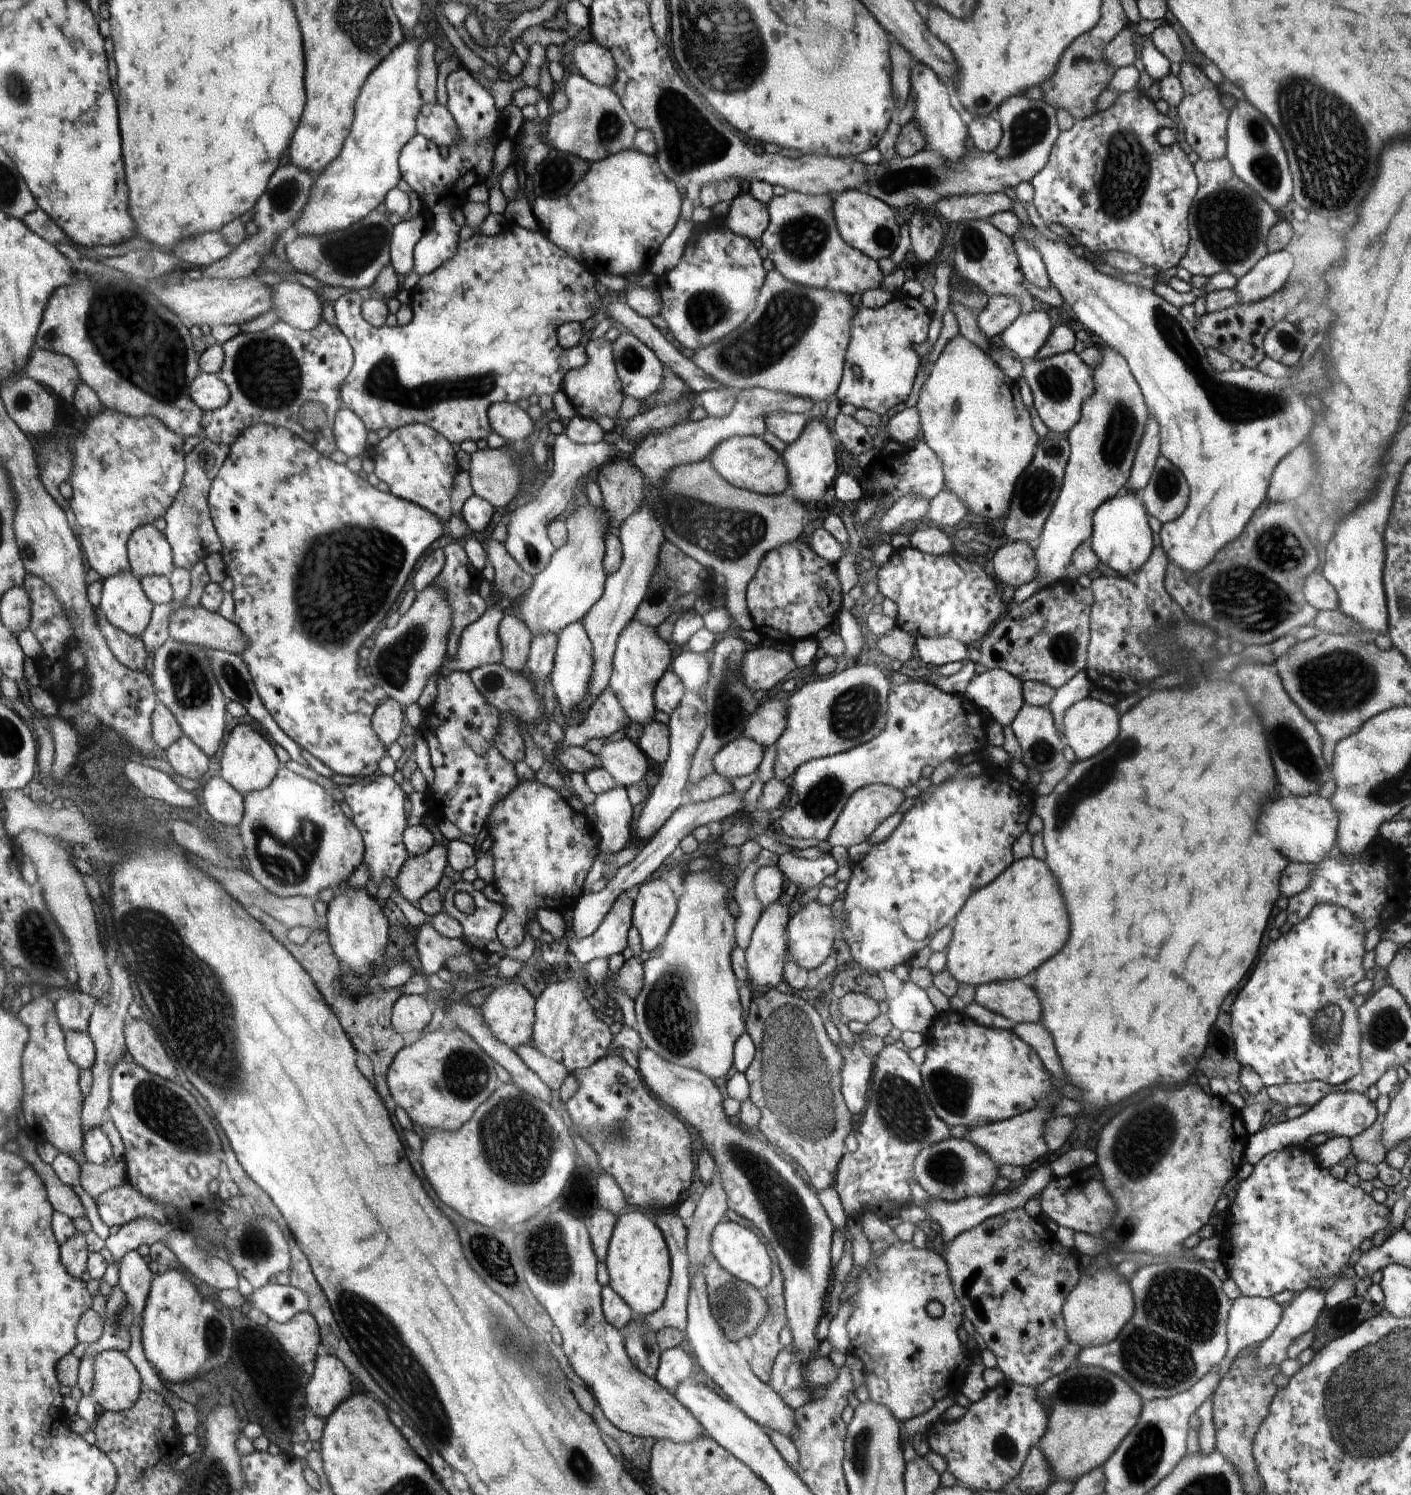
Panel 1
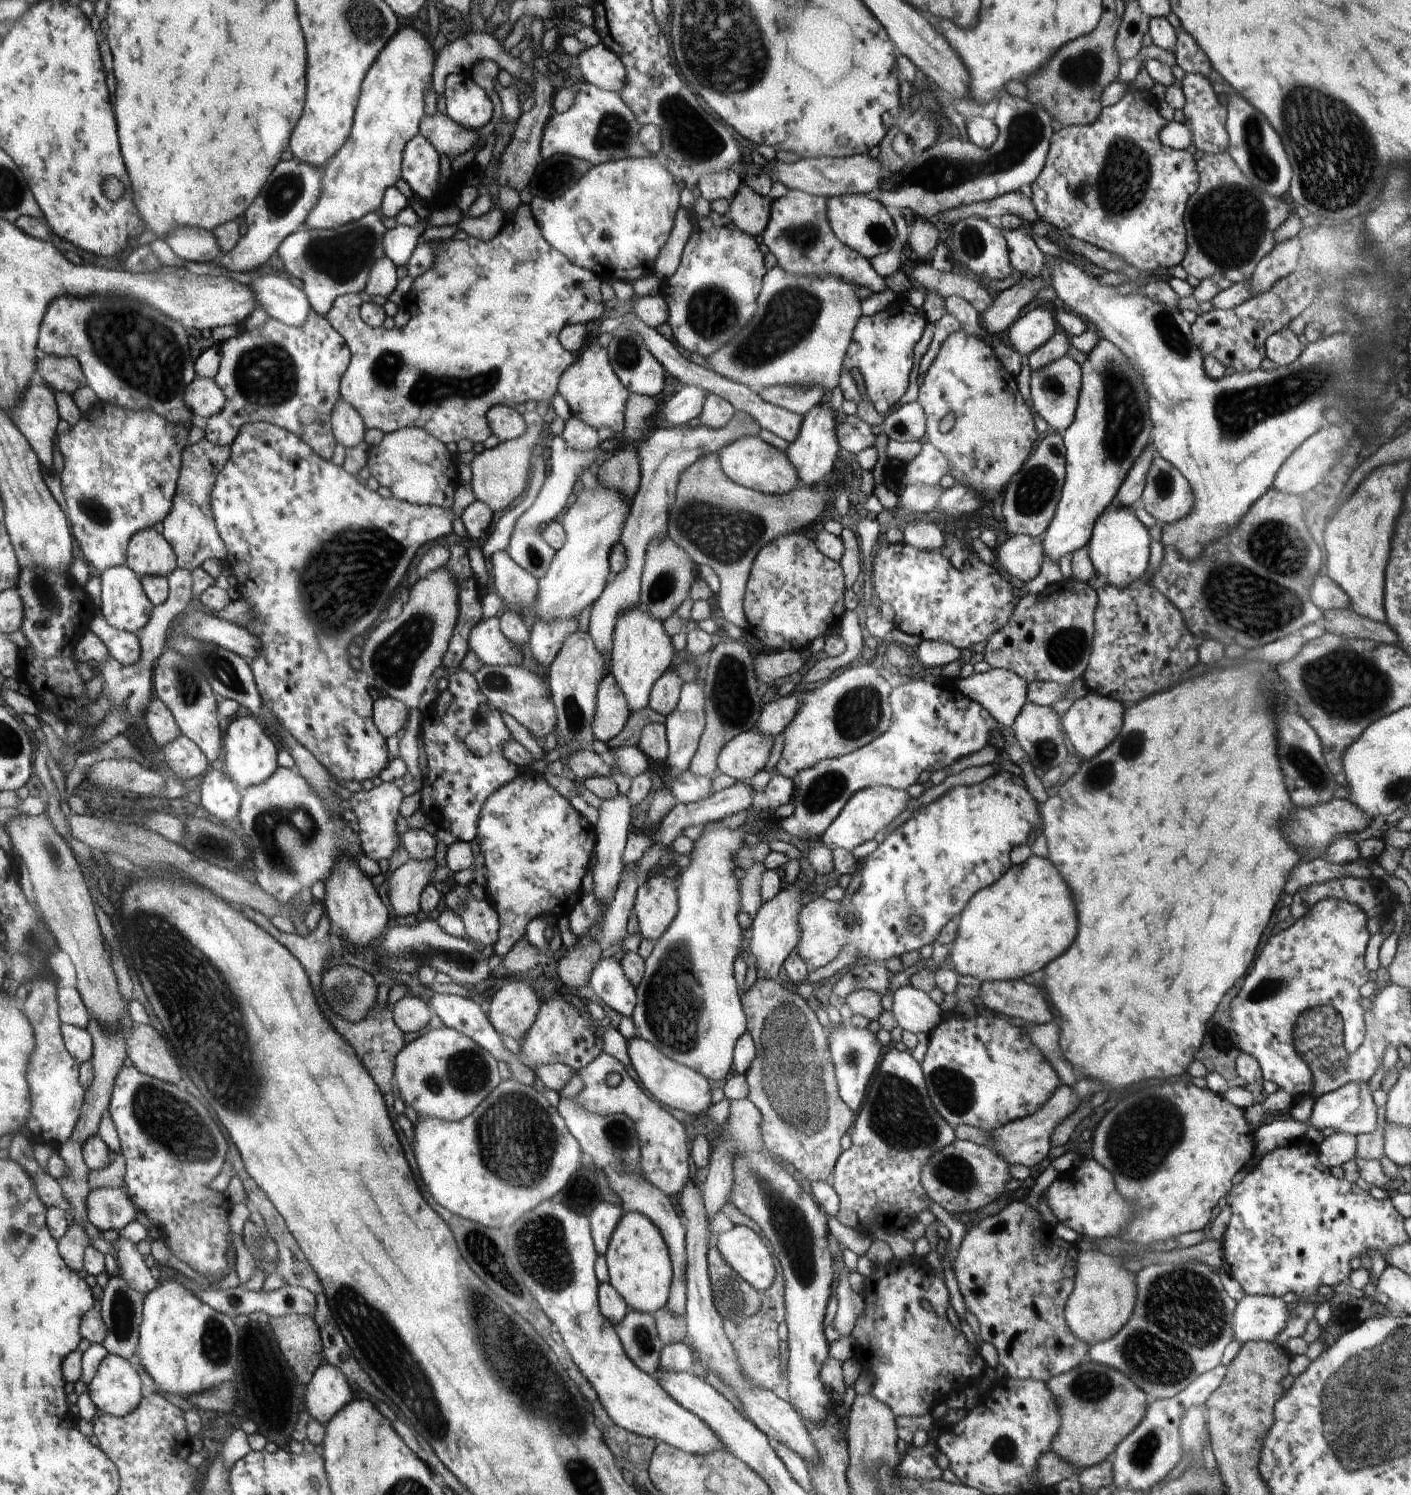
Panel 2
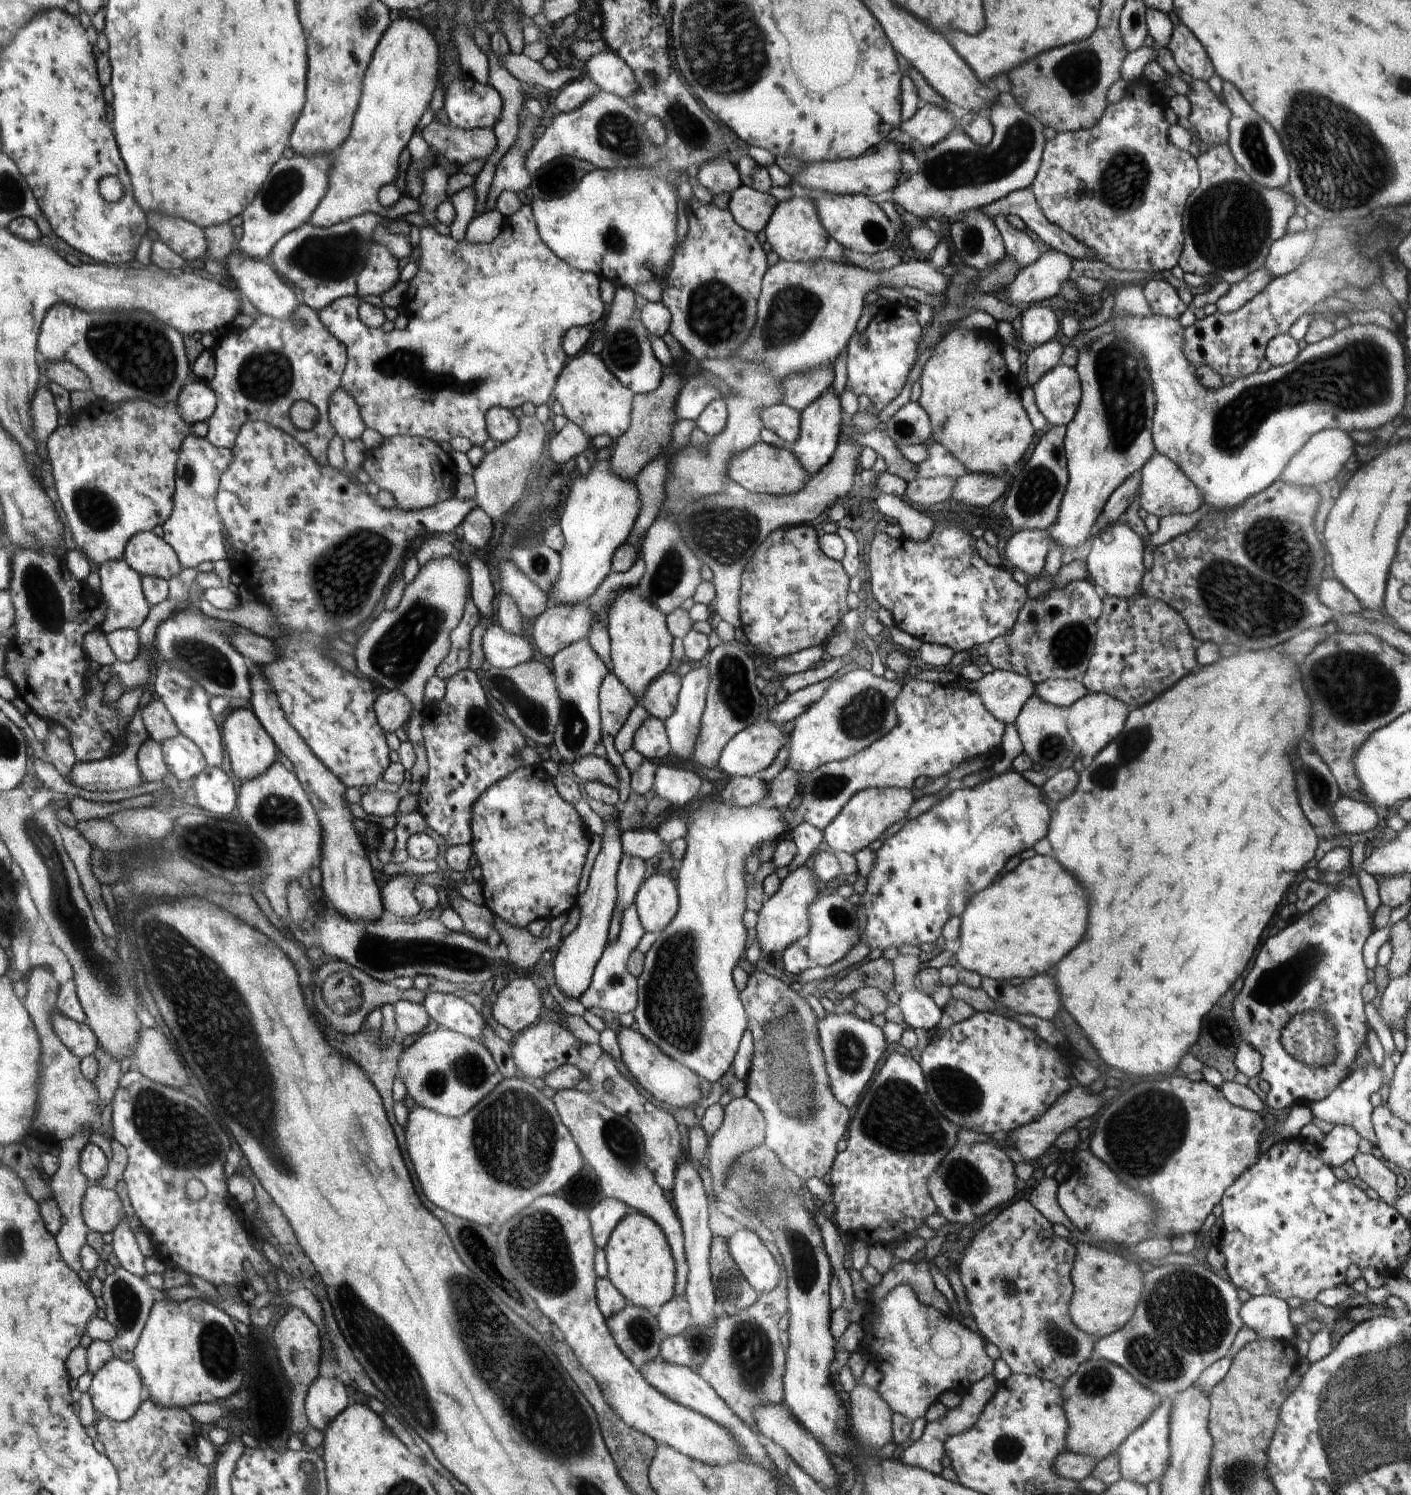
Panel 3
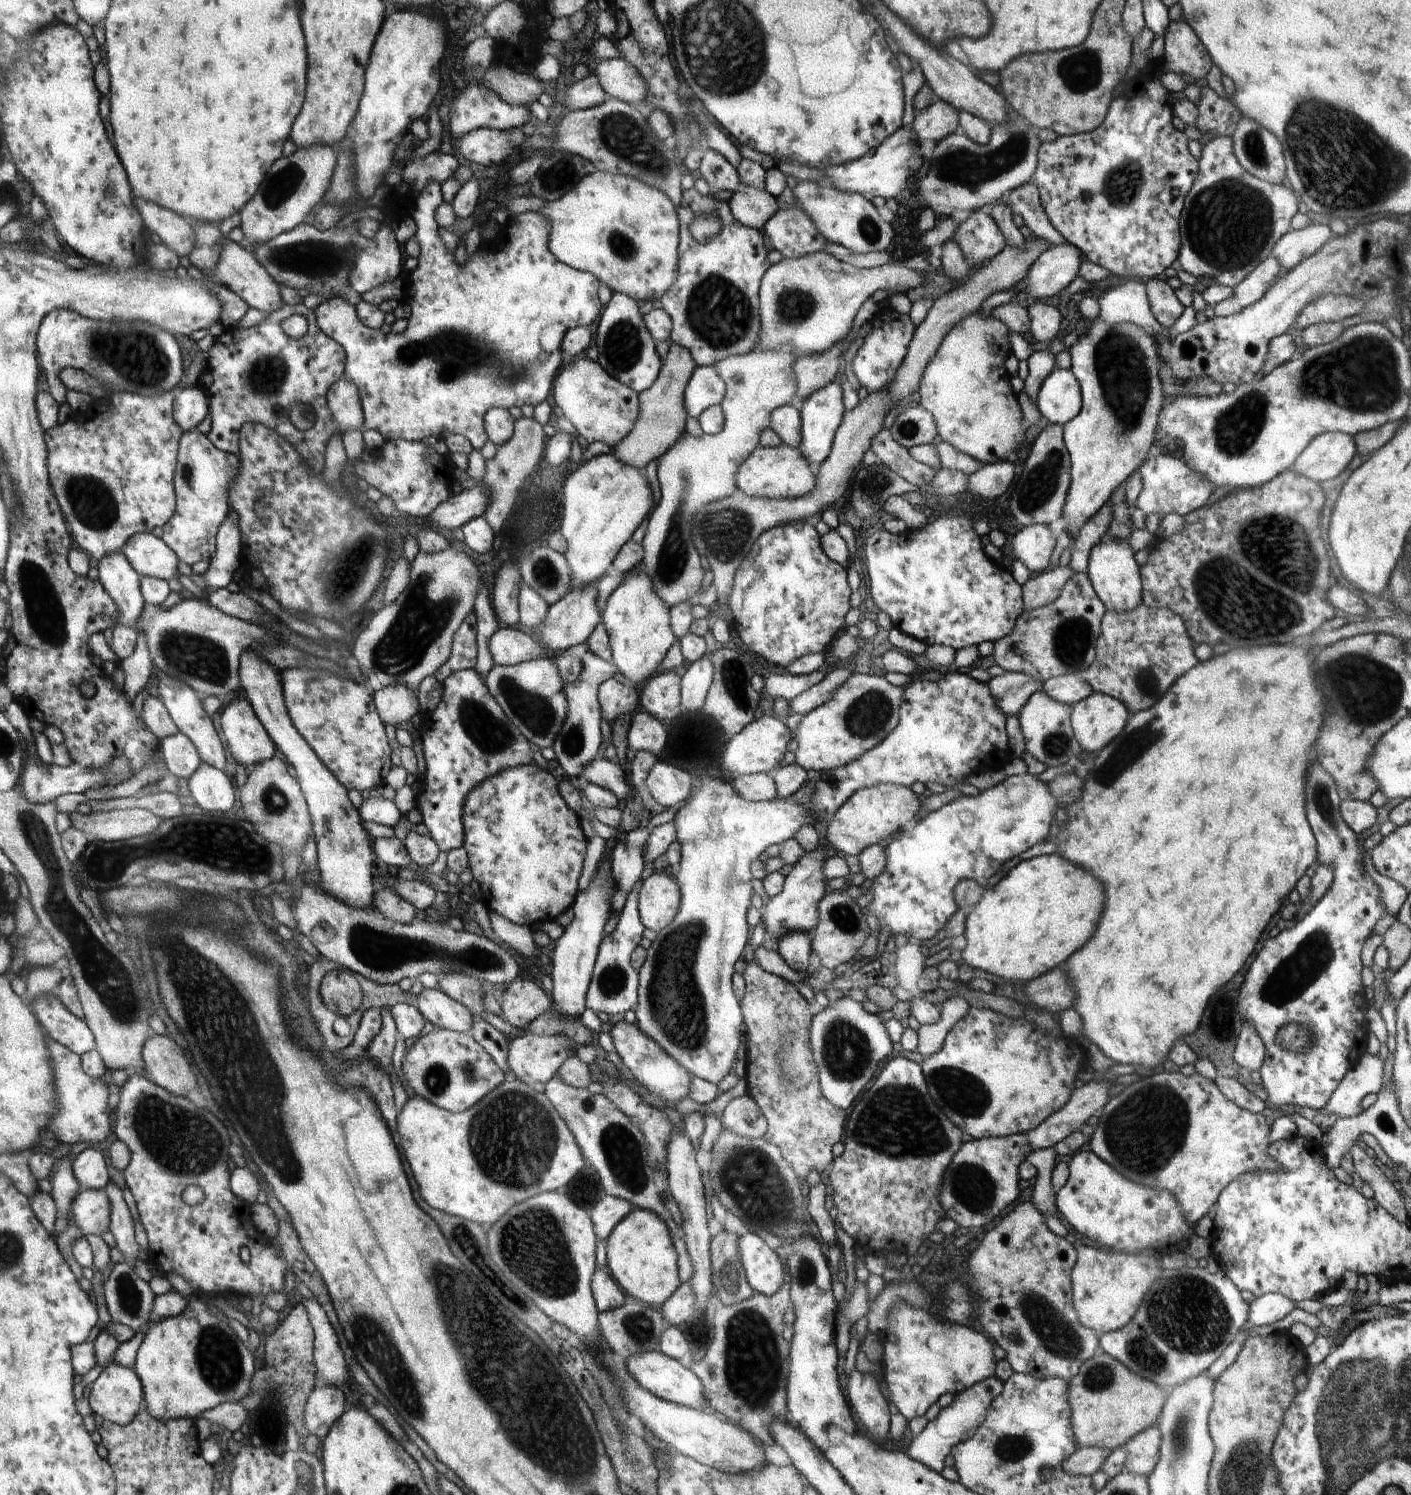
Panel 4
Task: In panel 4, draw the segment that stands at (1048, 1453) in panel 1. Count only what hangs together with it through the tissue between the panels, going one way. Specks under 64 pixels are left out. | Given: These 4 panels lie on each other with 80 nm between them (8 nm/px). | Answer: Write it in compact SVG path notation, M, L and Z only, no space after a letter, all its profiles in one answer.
M1098 1349L1092 1358L1082 1363L1078 1374L1069 1380L1069 1401L1071 1404L1071 1423L1078 1447L1098 1447L1112 1452L1124 1446L1133 1436L1157 1424L1168 1391L1155 1382L1146 1380L1126 1368L1121 1362Z

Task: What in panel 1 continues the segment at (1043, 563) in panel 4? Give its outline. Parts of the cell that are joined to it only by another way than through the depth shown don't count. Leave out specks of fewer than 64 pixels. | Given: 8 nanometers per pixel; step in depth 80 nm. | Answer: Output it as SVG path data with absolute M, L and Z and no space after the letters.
M1007 542L992 558L995 578L1004 586L1020 587L1036 579L1034 547L1028 542Z

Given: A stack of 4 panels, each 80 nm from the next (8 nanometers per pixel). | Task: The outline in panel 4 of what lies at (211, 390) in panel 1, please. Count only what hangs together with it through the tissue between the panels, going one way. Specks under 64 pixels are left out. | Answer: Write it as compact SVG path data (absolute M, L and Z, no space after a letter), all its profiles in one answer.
M198 384L192 388L182 388L176 394L174 417L178 426L186 433L197 429L210 412L210 398L206 389Z

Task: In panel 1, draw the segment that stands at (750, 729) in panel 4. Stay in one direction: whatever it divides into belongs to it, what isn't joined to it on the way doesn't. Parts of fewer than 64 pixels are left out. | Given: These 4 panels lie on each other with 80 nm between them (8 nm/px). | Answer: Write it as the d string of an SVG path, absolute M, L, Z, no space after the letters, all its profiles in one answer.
M739 737L722 746L712 760L714 773L725 778L748 776L758 770L764 758L764 748L757 741Z

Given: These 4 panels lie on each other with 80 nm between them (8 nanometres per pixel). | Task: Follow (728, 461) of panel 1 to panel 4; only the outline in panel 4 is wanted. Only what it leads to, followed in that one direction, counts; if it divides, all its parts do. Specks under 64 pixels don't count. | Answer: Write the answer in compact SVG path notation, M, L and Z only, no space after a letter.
M759 445L754 448L749 459L738 466L736 480L737 488L748 496L763 498L800 498L814 490L814 480L817 480L815 468L800 450L789 445L764 448Z

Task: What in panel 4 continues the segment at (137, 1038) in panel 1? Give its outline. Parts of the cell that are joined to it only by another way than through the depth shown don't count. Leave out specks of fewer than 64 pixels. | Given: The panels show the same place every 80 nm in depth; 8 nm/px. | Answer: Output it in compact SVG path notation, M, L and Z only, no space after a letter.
M154 1034L146 1040L145 1047L142 1048L142 1056L144 1062L144 1072L152 1076L152 1082L166 1088L168 1092L172 1092L174 1096L188 1096L188 1092L192 1092L196 1088L196 1078L192 1074L192 1068L188 1066L188 1058L184 1056L182 1048L178 1048L170 1038Z

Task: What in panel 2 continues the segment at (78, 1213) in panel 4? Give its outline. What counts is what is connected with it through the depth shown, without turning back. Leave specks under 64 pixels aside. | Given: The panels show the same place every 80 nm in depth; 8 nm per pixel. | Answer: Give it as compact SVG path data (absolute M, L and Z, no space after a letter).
M96 1188L89 1193L86 1202L87 1220L100 1232L121 1230L140 1210L130 1201L121 1188Z

